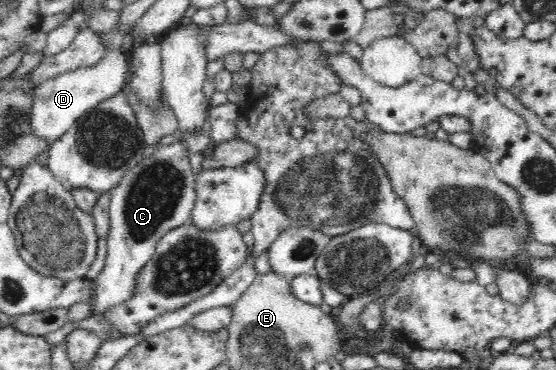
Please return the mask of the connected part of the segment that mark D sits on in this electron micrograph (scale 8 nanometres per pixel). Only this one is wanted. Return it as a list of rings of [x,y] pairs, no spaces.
[[[128,48],[111,50],[103,60],[91,67],[82,67],[44,81],[34,92],[31,109],[31,130],[39,138],[52,143],[65,135],[85,113],[113,94],[122,91],[128,82],[130,62]]]

